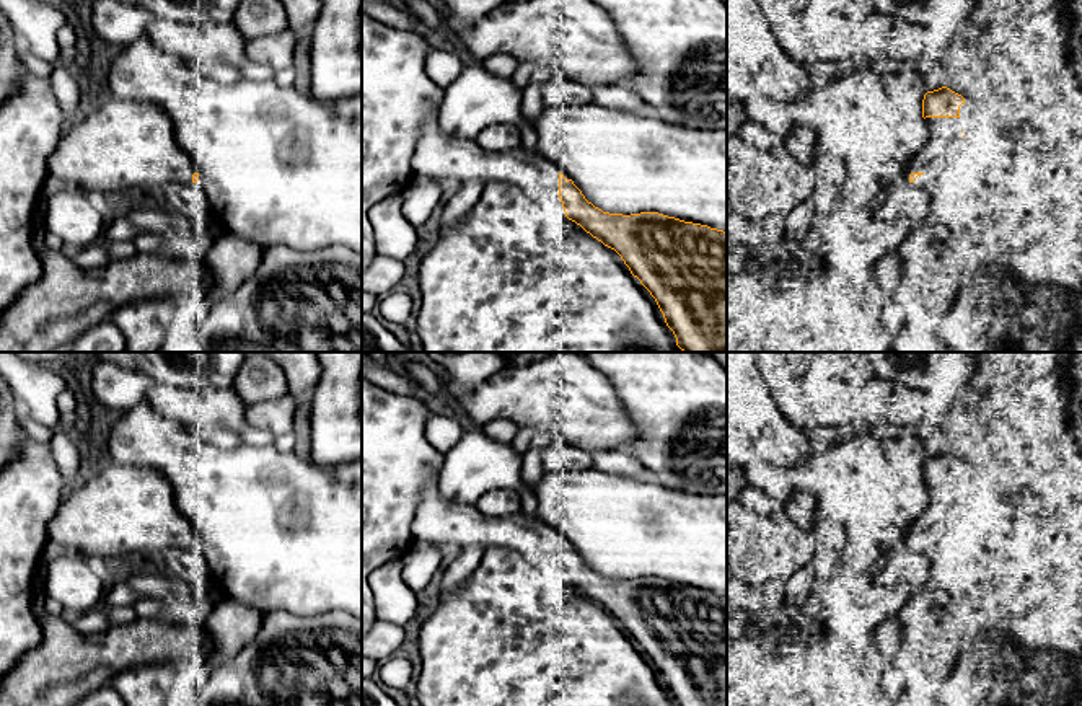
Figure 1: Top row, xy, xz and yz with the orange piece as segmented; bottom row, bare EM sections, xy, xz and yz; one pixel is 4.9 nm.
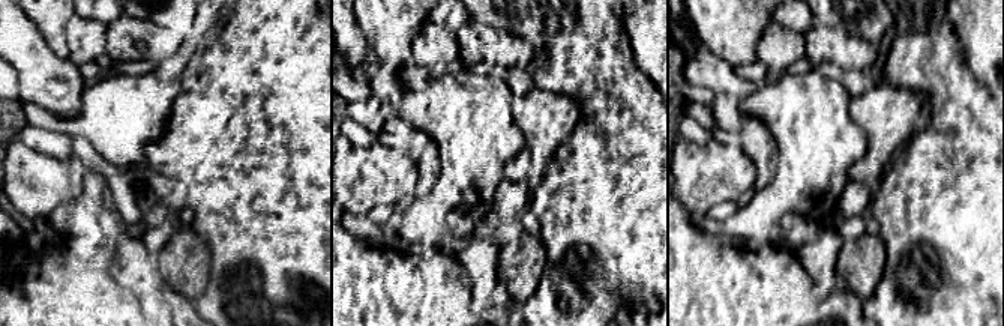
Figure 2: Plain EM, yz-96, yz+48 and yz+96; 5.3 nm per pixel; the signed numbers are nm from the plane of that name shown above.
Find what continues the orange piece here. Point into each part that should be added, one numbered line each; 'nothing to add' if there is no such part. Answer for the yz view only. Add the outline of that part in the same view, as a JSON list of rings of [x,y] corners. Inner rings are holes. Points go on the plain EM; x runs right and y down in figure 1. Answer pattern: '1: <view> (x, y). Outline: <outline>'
1: yz (944, 507). Outline: [[[926,483],[924,512],[906,528],[908,549],[929,554],[935,541],[958,522],[963,514],[960,483]]]

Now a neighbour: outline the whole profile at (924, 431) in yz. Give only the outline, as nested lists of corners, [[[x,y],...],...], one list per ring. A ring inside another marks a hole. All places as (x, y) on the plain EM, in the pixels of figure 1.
[[[921,424],[919,427],[914,429],[914,432],[919,437],[919,442],[922,445],[922,450],[924,450],[926,457],[939,455],[939,447],[935,447],[932,443],[934,426]]]

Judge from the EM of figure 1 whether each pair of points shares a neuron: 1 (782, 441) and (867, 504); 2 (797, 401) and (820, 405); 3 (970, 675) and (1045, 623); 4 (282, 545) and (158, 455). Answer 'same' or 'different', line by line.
1: different
2: different
3: same
4: same

